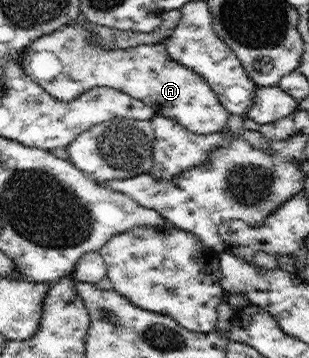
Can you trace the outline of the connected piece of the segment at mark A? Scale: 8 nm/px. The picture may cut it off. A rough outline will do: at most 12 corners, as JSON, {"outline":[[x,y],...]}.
{"outline":[[80,17],[23,70],[54,100],[109,87],[194,133],[226,128],[211,85],[164,43],[105,48]]}

